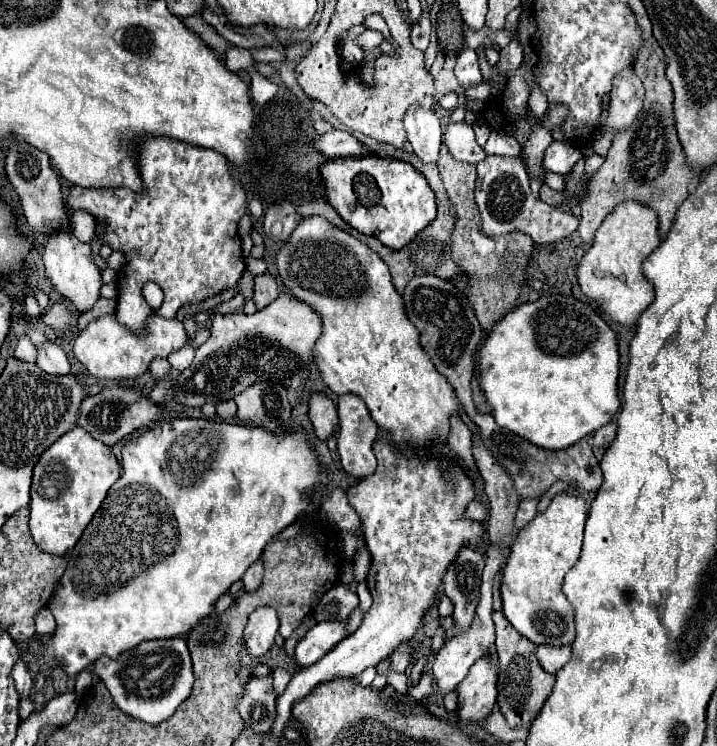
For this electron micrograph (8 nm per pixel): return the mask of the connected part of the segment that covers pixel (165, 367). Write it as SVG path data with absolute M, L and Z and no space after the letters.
M154 359L154 361L150 363L150 373L152 373L156 379L164 379L170 371L172 371L172 365L170 365L166 359Z

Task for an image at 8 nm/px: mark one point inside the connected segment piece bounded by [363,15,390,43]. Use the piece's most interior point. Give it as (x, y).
(376, 22)

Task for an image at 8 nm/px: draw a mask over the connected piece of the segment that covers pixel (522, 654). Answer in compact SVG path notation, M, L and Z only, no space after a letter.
M504 551L504 563L498 571L498 575L494 577L494 625L496 625L496 653L500 659L500 673L498 673L498 707L504 715L504 719L508 721L510 727L524 727L528 729L532 725L532 721L536 719L536 715L540 713L542 705L546 703L546 699L550 697L552 689L554 689L554 675L548 675L538 657L536 657L536 645L530 643L526 637L518 635L518 631L514 631L514 627L510 625L510 621L504 617L502 613L502 599L500 599L500 579L506 567L510 551Z

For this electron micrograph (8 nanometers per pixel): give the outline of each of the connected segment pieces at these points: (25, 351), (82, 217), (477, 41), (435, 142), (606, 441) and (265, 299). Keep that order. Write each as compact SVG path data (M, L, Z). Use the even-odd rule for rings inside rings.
M24 335L24 337L20 337L18 339L18 343L16 343L16 351L14 351L14 357L18 357L18 359L22 359L22 361L36 361L34 359L34 345L32 345L32 341Z
M67 209L67 213L71 216L74 235L84 243L90 243L95 234L95 219L86 211L74 211Z
M485 27L480 29L480 31L467 30L464 37L466 46L475 50L478 46L482 45L484 41L487 41L488 31L486 31Z
M410 107L406 113L406 135L414 149L414 153L420 157L424 165L438 163L438 151L442 143L442 127L440 127L440 115L436 109L422 109L422 107Z
M608 423L592 435L592 443L596 447L608 447L614 441L614 437L616 437L616 423Z
M270 273L254 277L254 303L258 309L268 307L280 295L278 283Z

